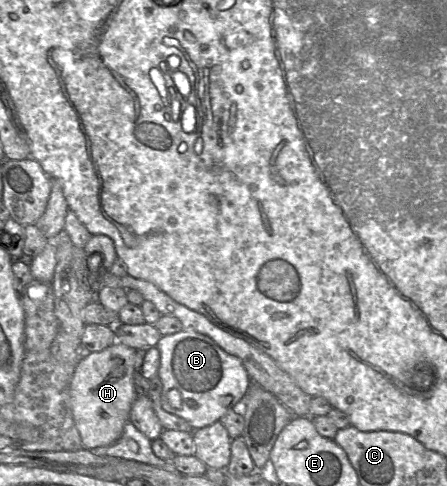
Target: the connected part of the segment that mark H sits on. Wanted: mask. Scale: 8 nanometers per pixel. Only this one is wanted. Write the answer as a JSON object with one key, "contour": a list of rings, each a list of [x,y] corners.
{"contour":[[[115,341],[103,351],[82,353],[70,384],[70,404],[83,447],[88,450],[109,446],[122,435],[137,397],[134,386],[136,349]]]}

